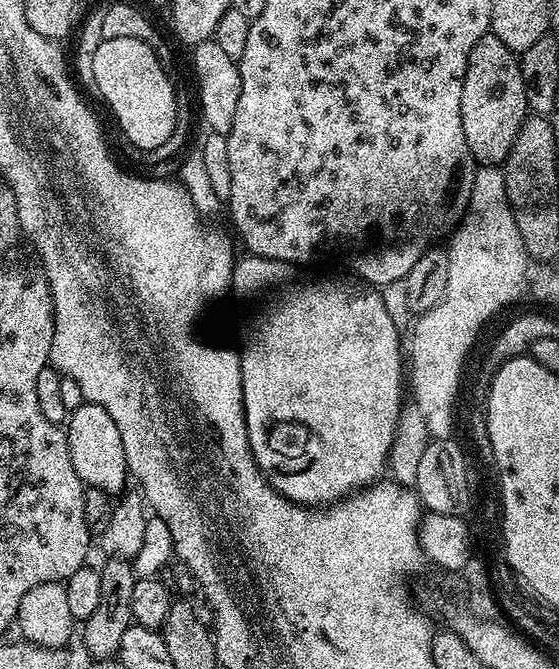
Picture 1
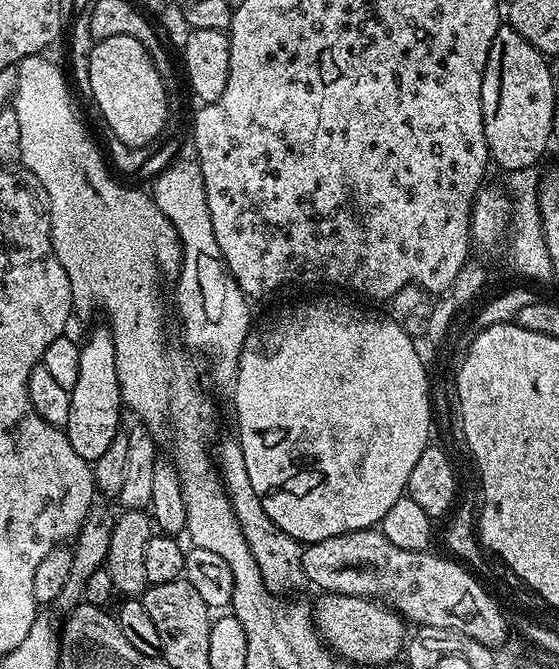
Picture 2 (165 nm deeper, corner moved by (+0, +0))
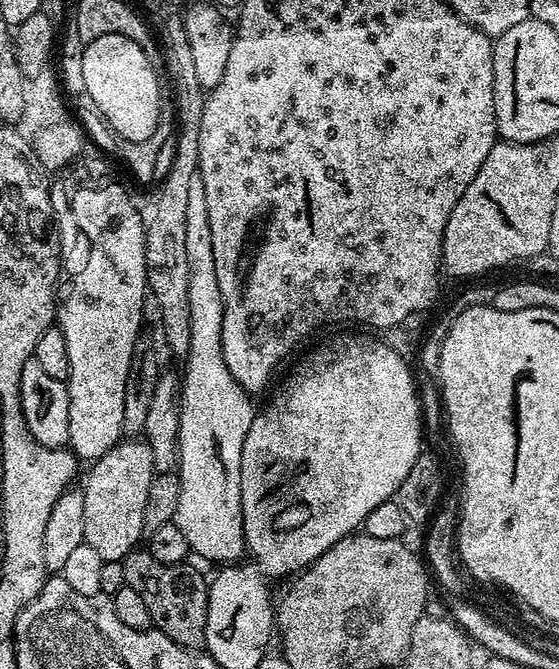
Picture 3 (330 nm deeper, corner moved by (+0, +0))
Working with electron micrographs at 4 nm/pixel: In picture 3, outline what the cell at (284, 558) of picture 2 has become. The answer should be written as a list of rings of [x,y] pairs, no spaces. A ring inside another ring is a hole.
[[[199,178],[190,182],[190,196],[187,199],[186,209],[186,253],[187,269],[189,270],[189,306],[190,306],[190,348],[186,359],[183,361],[182,383],[180,386],[180,443],[178,445],[178,475],[180,478],[180,493],[178,494],[178,510],[174,522],[178,530],[186,538],[189,549],[196,552],[204,560],[217,560],[217,565],[228,566],[233,562],[245,559],[246,545],[244,542],[244,519],[242,518],[242,442],[246,442],[246,434],[250,434],[250,422],[257,414],[257,409],[252,408],[253,397],[245,391],[226,370],[226,358],[222,358],[222,318],[224,307],[222,306],[222,290],[218,290],[218,274],[214,274],[214,250],[210,242],[210,218],[206,214],[206,194]]]

